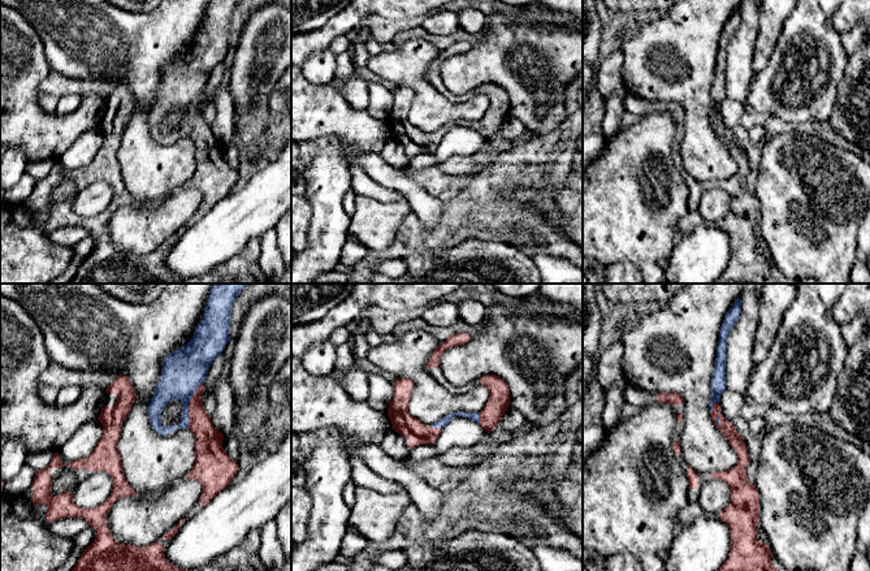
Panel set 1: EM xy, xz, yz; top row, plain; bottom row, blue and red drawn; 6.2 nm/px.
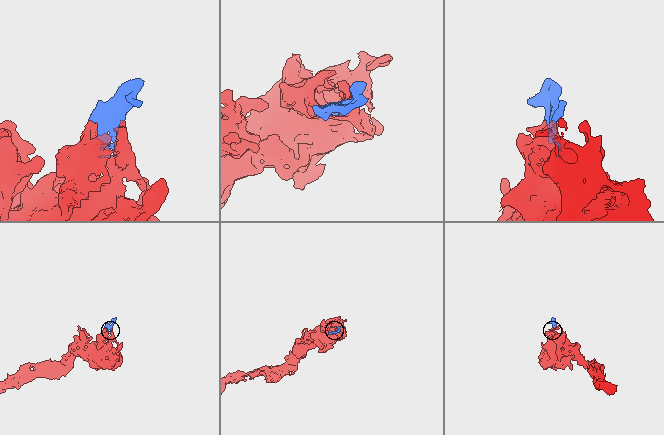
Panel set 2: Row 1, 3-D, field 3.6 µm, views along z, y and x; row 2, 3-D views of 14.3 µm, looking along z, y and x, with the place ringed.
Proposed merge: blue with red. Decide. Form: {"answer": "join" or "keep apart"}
{"answer": "join"}

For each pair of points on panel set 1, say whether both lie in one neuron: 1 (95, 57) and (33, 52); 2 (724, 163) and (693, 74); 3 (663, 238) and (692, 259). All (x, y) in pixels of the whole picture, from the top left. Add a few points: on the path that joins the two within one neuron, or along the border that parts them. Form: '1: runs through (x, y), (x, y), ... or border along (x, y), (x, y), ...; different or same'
1: border along (31, 26), (42, 40), (43, 52), (51, 69); different
2: runs through (702, 141), (697, 132), (695, 96); same
3: border along (680, 236), (667, 259); different

